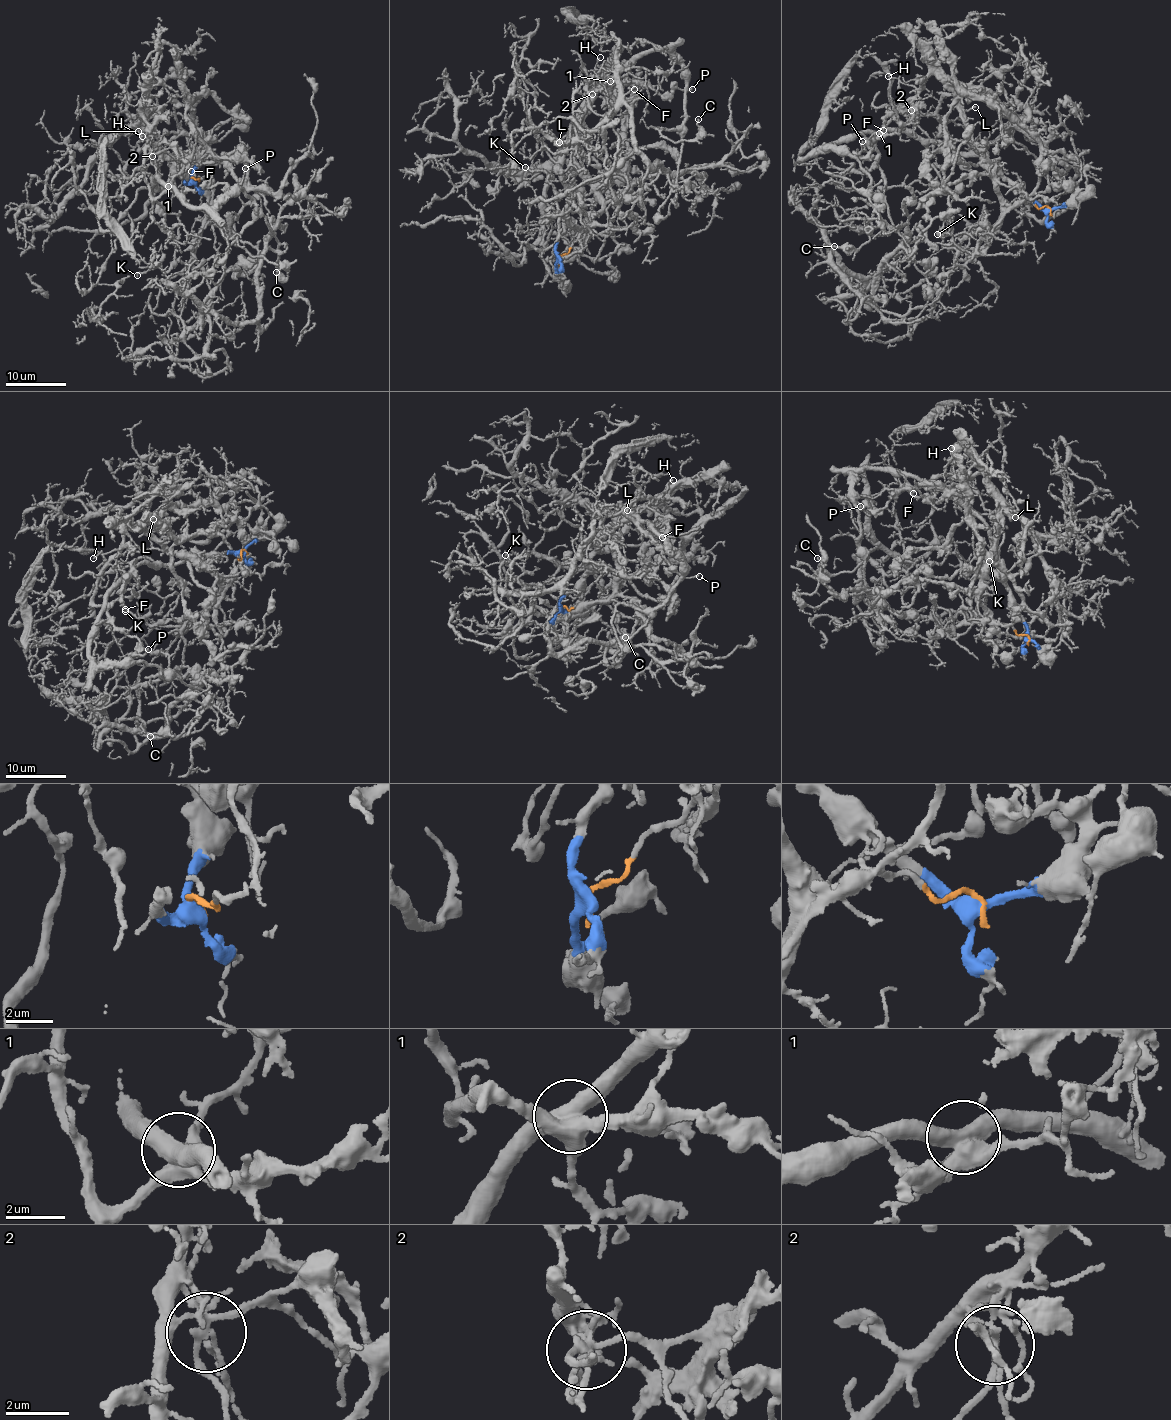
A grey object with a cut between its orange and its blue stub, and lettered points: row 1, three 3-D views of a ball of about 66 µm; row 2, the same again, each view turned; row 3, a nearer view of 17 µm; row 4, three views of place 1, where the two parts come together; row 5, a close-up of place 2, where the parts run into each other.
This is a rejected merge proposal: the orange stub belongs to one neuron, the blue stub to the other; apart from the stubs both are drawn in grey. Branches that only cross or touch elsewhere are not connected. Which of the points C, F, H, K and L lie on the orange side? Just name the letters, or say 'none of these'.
H, K, L

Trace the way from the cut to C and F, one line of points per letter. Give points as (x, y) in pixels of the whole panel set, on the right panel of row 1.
C: (1049, 210), (942, 144), (865, 133), (822, 148), (854, 157), (876, 206), (869, 241), (833, 246)
F: (1049, 210), (1001, 177), (966, 168), (943, 145), (903, 127), (911, 116), (907, 107), (886, 118), (883, 131)

